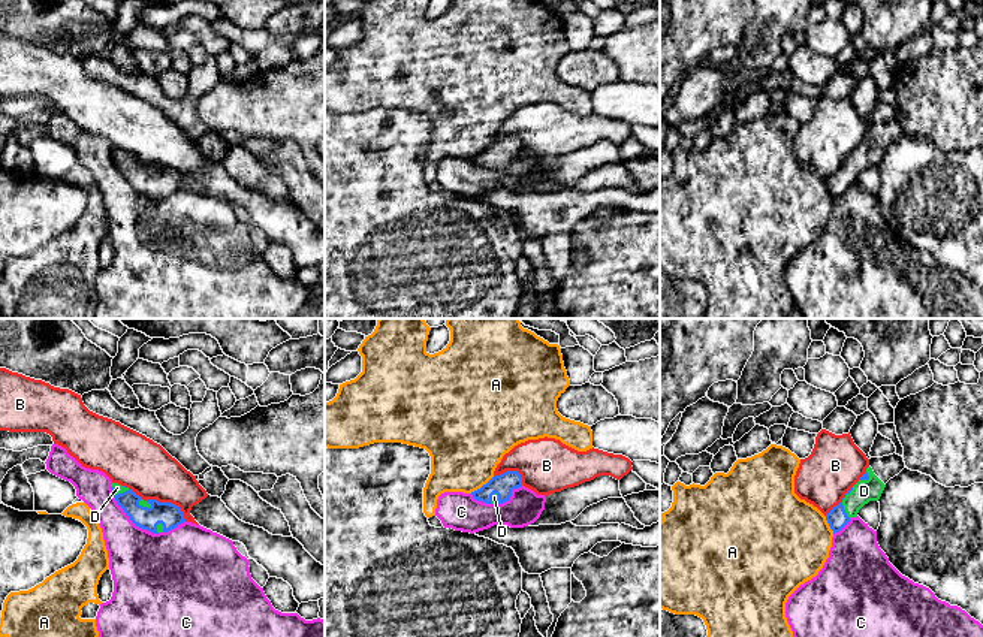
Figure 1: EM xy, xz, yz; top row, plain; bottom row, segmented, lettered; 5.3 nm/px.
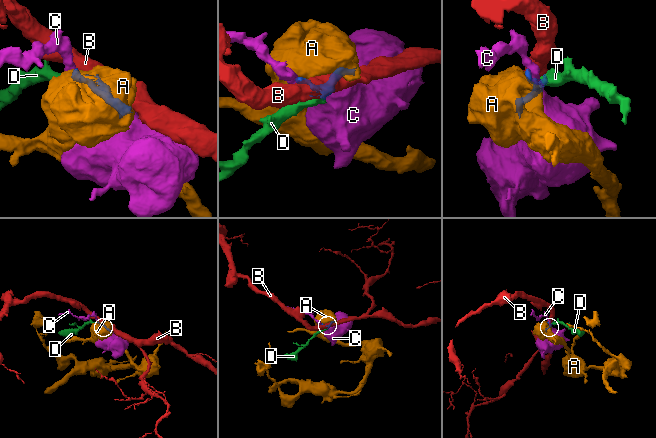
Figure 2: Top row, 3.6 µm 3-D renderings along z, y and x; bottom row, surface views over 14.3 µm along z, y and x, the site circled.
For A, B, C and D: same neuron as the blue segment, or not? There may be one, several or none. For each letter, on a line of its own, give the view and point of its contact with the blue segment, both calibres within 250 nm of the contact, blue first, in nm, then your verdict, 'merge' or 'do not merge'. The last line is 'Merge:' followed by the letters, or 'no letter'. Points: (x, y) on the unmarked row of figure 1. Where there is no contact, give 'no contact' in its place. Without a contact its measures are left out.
A: xz (482, 151) | 120/420 nm | do not merge
B: xy (169, 168) | 130/280 nm | do not merge
C: xy (133, 187) | 130/380 nm | do not merge
D: yz (841, 168) | 110/120 nm | merge
Merge: D

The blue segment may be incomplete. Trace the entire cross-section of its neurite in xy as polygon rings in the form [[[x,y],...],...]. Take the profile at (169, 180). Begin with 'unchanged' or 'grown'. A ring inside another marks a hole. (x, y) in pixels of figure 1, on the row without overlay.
grown; [[[112,148],[111,154],[117,169],[142,194],[153,199],[168,197],[186,187],[181,173],[175,169],[157,164],[144,166],[136,157],[118,148]]]

